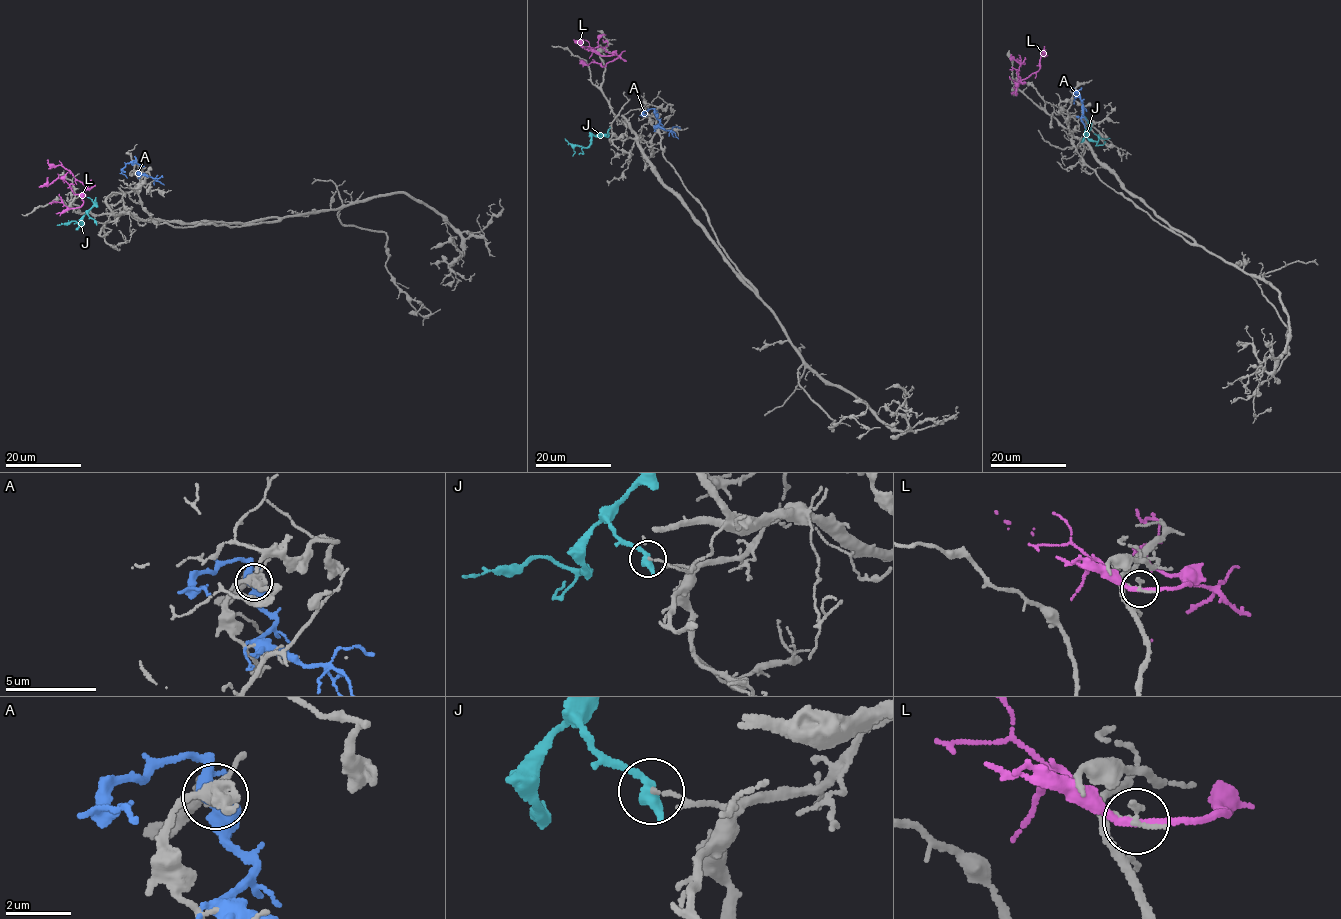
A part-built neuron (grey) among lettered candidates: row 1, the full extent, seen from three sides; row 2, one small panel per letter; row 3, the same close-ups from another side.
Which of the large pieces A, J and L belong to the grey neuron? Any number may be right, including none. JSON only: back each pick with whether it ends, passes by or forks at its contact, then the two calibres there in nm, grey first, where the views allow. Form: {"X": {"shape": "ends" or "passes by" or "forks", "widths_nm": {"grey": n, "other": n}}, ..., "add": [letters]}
{"add": []}

